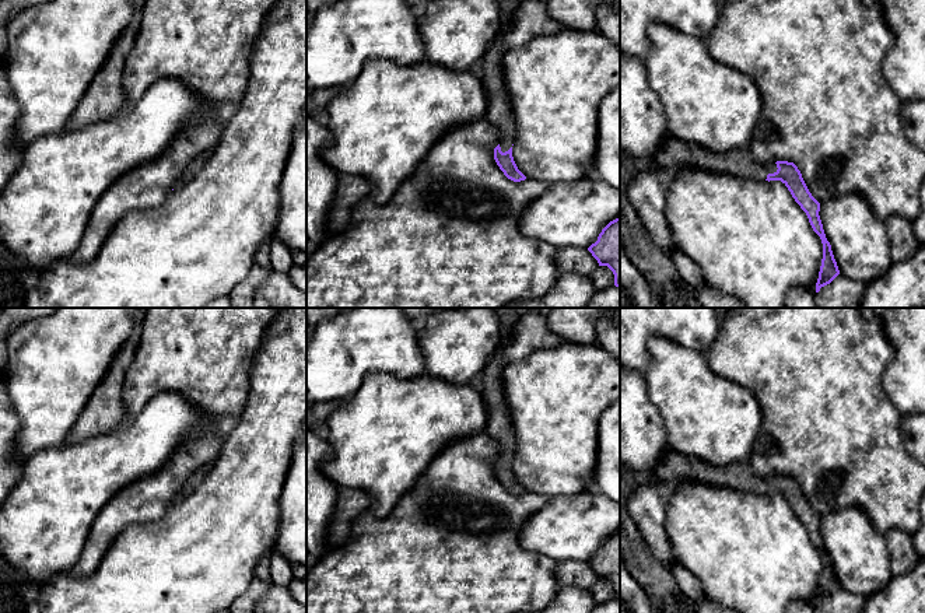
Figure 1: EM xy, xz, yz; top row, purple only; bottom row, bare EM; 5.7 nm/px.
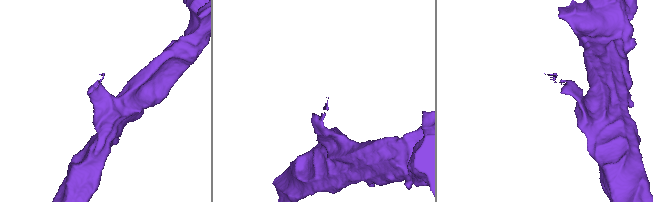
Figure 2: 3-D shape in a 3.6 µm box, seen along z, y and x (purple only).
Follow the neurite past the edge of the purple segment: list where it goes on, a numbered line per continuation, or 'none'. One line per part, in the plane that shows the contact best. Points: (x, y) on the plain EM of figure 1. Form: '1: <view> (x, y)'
1: yz (675, 468)

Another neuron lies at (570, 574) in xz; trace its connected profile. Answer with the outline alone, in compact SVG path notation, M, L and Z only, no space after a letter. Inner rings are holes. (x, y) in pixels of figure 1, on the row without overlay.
M560 561L557 564L556 581L560 588L593 588L599 577L586 561Z

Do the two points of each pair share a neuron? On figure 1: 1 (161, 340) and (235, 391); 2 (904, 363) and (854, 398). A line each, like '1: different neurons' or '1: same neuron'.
1: same neuron
2: different neurons

